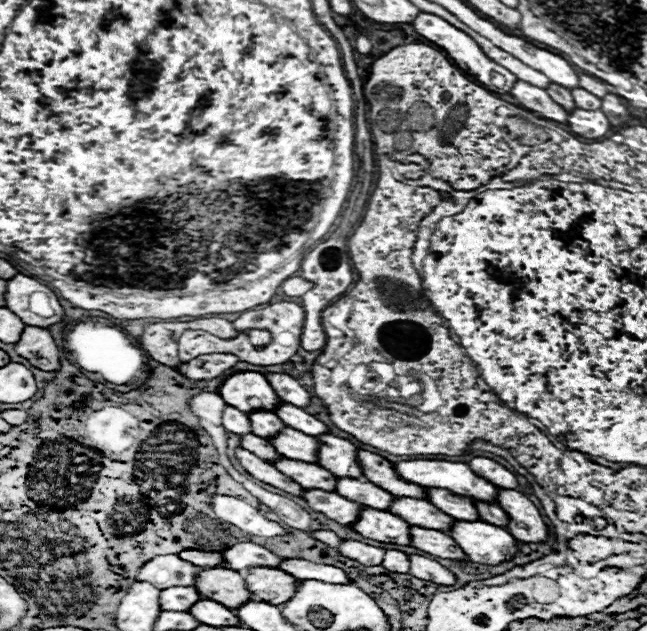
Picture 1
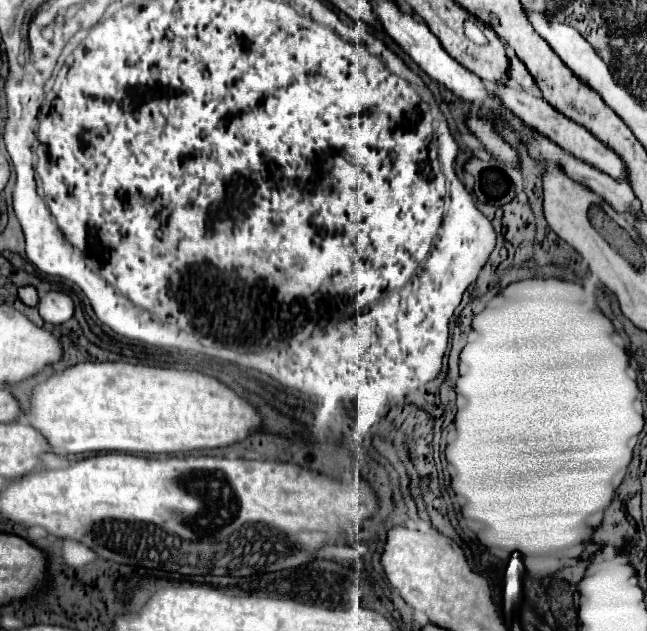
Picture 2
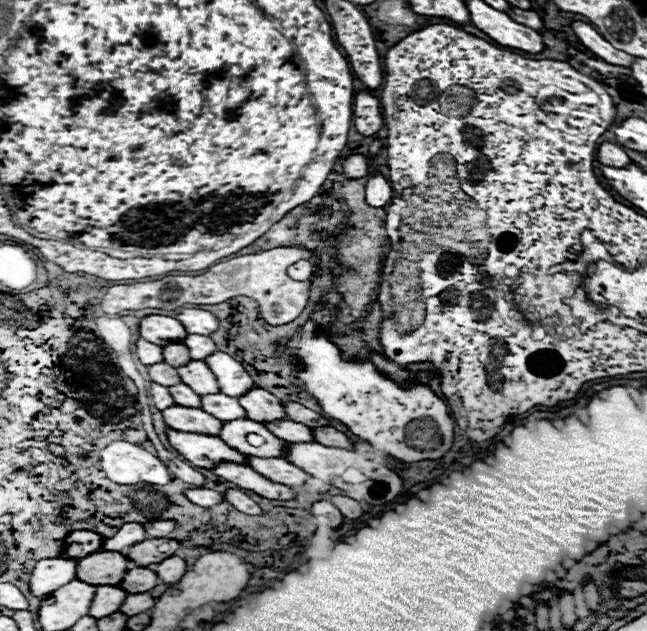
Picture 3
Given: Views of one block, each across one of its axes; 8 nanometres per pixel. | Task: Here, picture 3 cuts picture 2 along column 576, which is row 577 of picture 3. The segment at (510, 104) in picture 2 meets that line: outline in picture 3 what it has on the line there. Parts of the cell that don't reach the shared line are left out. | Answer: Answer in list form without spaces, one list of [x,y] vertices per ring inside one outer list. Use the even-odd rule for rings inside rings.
[[[132,568],[124,574],[124,580],[120,582],[120,586],[124,586],[124,590],[132,592],[132,594],[140,594],[140,592],[148,592],[158,584],[158,574],[148,570],[148,568]]]

